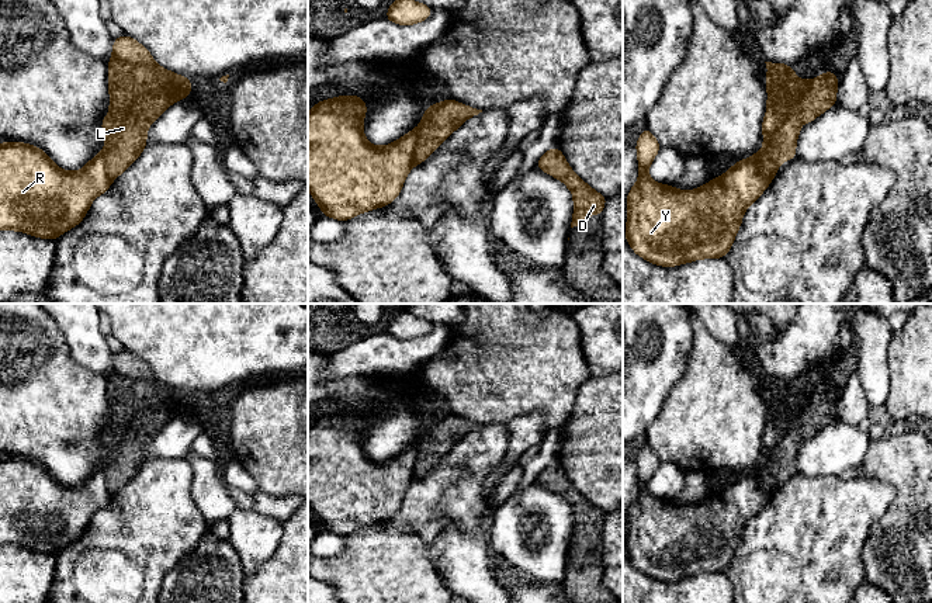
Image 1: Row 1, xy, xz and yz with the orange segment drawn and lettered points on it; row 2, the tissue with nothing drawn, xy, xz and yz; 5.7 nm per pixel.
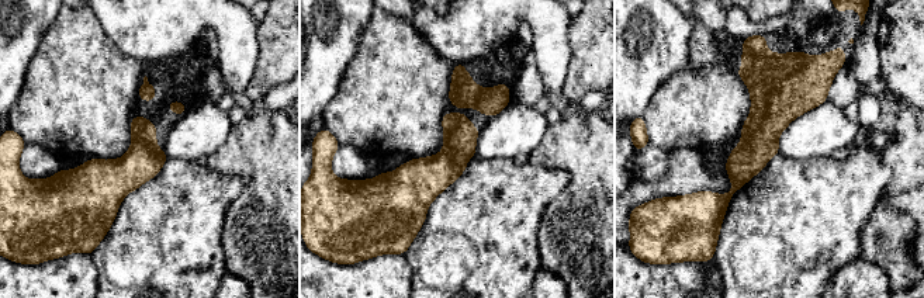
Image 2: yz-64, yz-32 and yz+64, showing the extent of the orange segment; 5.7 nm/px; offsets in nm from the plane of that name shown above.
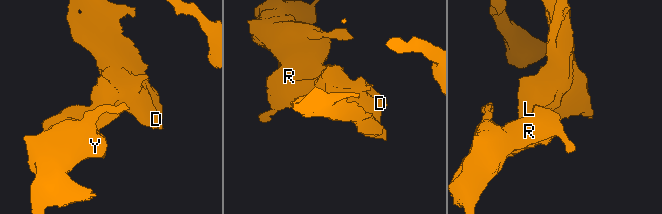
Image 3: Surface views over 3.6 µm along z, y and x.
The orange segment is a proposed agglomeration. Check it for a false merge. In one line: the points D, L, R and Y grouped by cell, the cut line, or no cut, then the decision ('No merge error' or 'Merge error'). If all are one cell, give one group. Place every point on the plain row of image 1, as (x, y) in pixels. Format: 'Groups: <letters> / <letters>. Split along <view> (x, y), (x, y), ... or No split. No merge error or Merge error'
Groups: D L / R Y. Split along yz (749, 472), (759, 475), (765, 487), (775, 488). Merge error

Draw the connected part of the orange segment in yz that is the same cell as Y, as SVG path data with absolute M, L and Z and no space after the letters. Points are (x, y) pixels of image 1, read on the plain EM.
M648 443L635 462L640 488L627 510L624 547L634 568L656 581L725 572L745 524L776 489L763 486L765 472L758 476L749 472L703 502L680 506L649 493L648 482L661 460Z

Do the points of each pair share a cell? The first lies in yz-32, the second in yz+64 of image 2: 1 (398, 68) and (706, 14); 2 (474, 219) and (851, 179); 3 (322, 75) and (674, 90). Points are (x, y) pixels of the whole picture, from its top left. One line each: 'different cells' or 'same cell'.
1: different cells
2: same cell
3: different cells

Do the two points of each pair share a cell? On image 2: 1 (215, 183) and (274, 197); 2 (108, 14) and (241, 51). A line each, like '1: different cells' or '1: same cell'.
1: different cells
2: same cell

